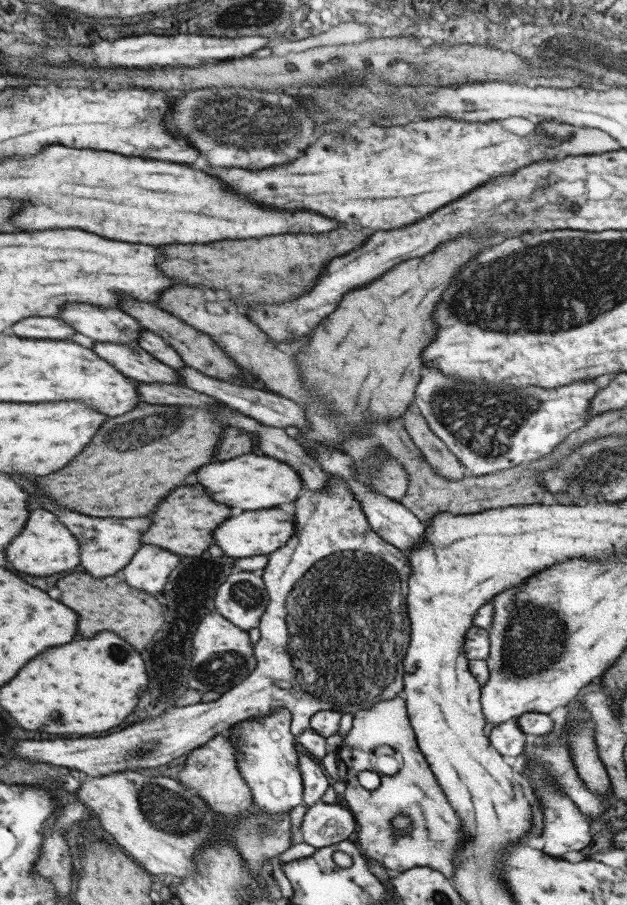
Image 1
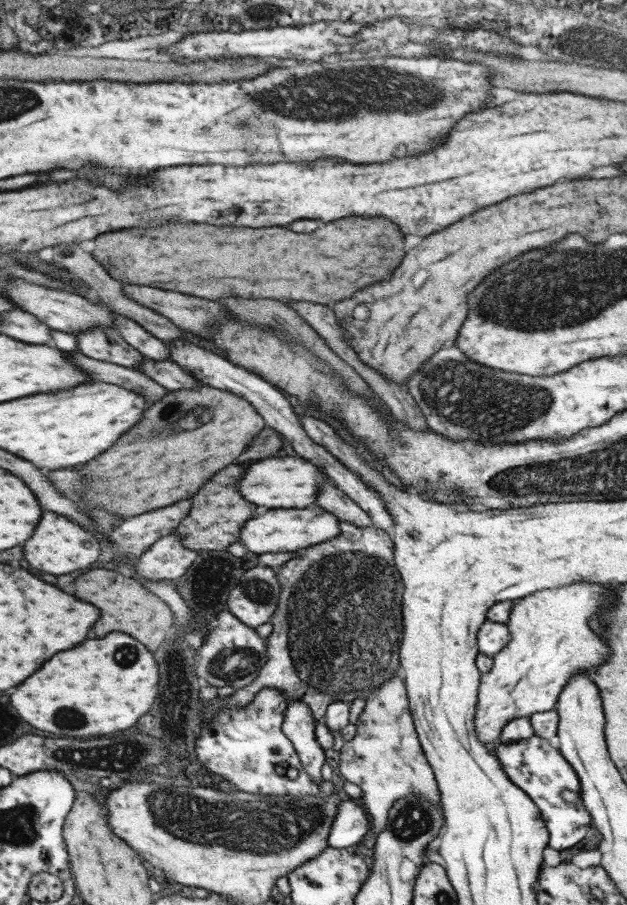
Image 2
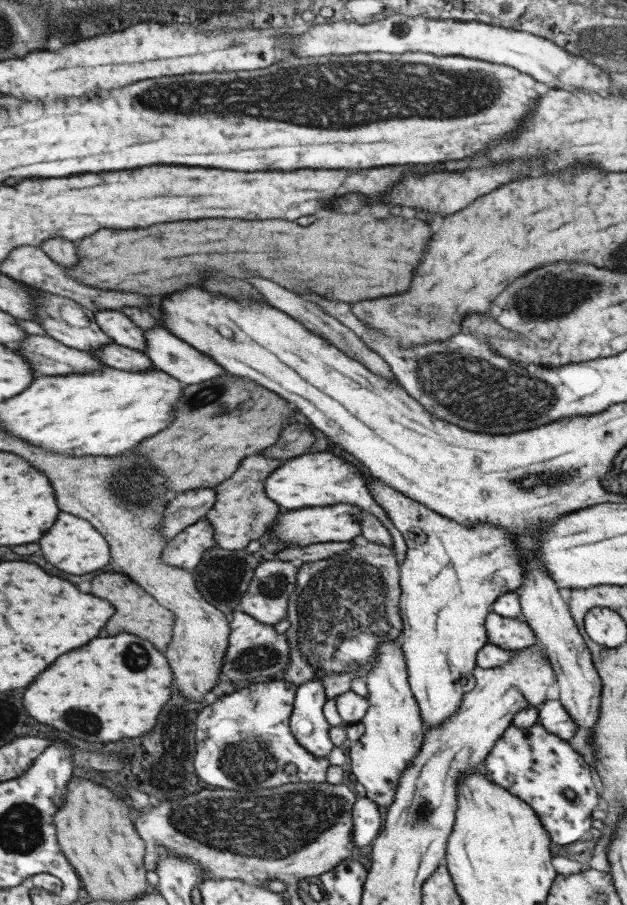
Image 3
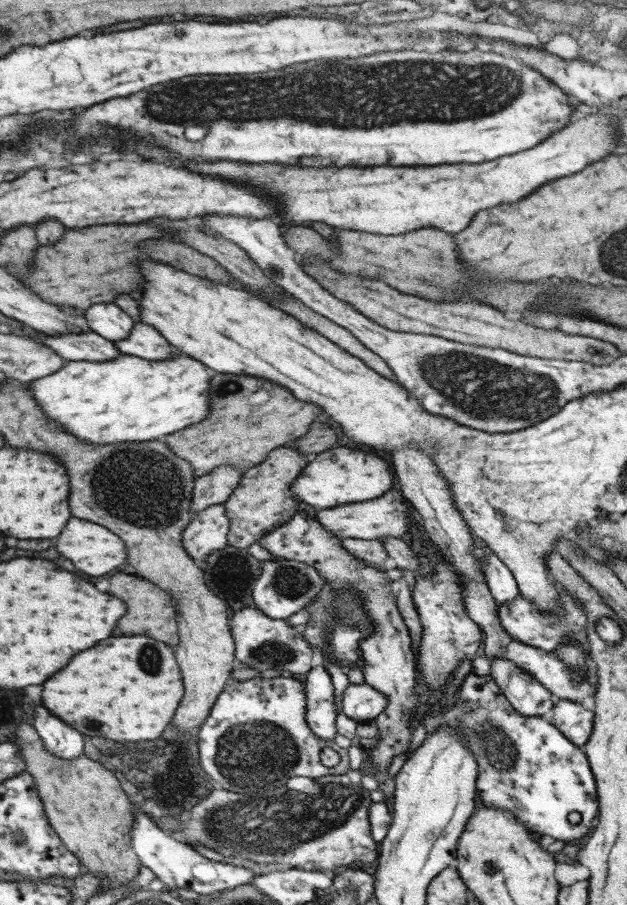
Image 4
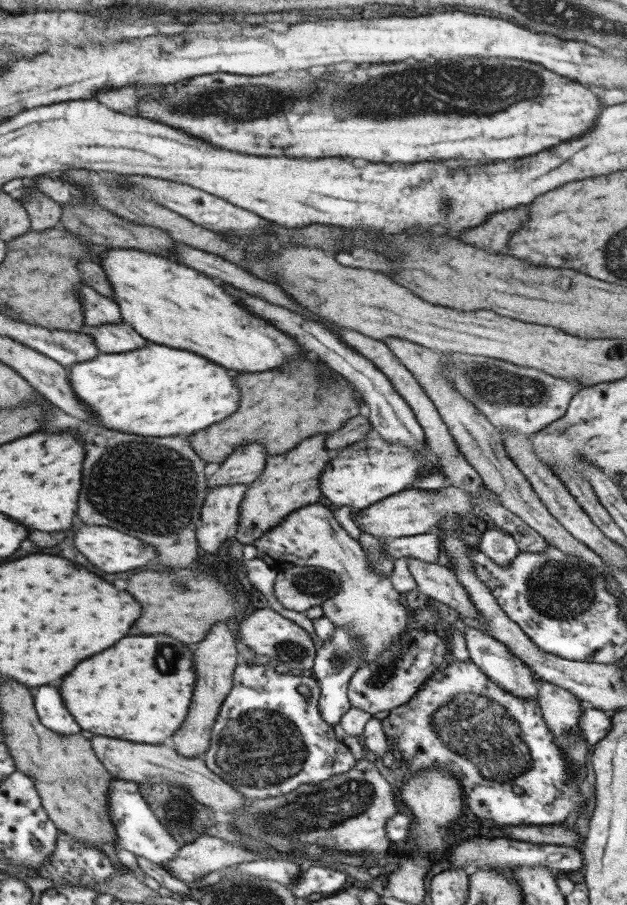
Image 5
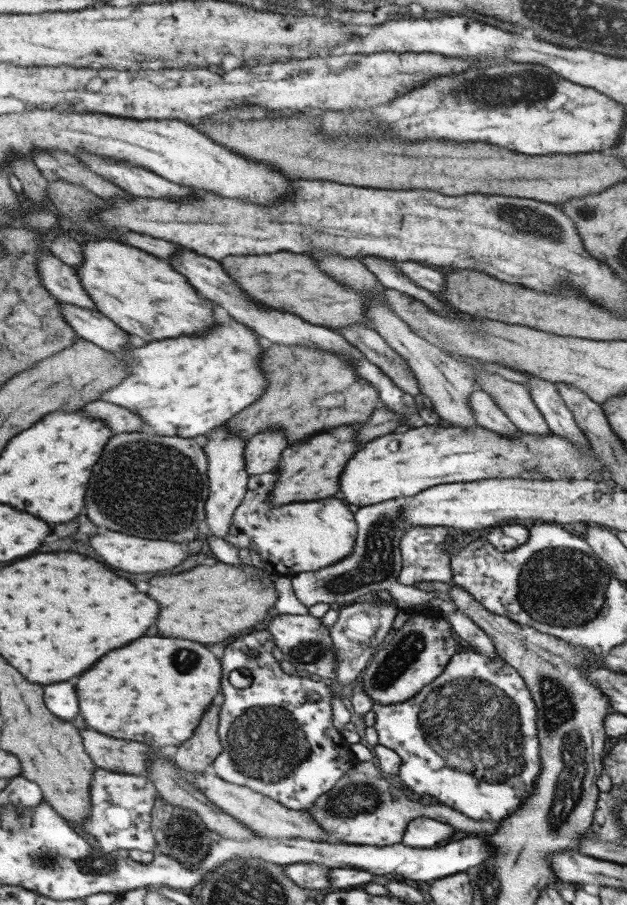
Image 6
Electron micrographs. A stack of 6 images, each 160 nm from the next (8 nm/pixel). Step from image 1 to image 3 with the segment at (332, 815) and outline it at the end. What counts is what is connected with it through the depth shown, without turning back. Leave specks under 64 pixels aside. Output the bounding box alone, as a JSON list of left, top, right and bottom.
[352,797,381,848]

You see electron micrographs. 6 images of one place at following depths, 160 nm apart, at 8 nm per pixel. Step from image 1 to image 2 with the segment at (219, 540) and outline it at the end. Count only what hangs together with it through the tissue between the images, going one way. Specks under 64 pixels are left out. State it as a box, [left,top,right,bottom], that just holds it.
[238,505,339,556]

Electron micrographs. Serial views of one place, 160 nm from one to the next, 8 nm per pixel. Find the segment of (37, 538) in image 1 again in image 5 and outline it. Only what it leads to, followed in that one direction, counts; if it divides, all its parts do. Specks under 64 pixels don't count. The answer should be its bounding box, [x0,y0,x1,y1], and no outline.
[73,526,155,574]

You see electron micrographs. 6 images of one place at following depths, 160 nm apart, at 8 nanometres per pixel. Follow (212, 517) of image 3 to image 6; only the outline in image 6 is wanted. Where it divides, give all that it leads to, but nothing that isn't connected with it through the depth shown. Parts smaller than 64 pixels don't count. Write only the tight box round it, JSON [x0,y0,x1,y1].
[267,425,361,506]

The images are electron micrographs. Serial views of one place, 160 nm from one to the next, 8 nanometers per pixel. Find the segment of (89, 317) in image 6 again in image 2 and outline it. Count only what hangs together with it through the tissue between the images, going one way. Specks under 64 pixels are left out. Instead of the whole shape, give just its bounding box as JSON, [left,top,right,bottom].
[165,341,393,534]

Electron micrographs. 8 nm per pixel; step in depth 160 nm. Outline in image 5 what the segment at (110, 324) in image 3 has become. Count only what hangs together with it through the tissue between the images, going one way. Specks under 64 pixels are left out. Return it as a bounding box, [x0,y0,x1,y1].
[78,286,123,327]

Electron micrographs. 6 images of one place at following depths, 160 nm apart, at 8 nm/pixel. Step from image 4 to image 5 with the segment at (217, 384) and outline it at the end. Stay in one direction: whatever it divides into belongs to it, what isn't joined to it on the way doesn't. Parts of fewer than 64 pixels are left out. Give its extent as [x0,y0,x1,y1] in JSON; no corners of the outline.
[187,357,360,464]

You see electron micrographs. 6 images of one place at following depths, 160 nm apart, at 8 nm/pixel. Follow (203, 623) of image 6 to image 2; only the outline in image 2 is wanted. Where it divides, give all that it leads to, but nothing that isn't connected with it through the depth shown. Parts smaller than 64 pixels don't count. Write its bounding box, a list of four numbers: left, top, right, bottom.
[75,570,174,650]

